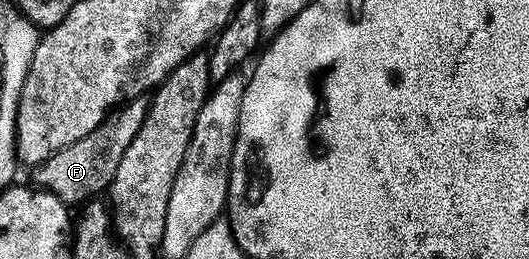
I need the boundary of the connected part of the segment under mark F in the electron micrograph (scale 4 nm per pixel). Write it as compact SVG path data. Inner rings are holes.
M131 99L128 103L112 110L109 115L87 137L79 137L75 145L67 145L67 149L59 149L47 161L32 168L32 182L38 188L50 191L59 201L67 205L84 204L86 201L100 196L108 188L115 177L115 169L119 169L119 161L123 161L123 153L127 153L127 145L139 133L139 125L143 125L143 117L149 108L149 99Z

